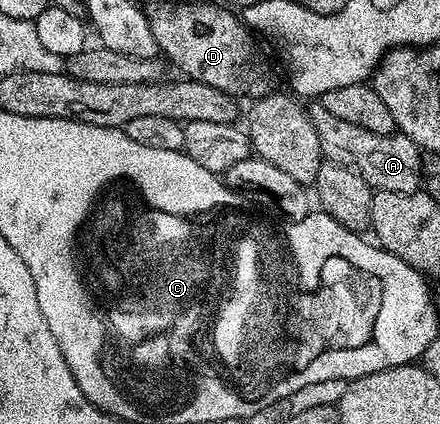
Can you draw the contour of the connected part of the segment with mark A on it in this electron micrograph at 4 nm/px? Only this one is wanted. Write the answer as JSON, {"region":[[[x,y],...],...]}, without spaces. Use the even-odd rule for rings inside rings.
{"region":[[[318,101],[310,104],[309,114],[326,162],[356,171],[375,191],[413,193],[423,187],[424,152],[408,135],[369,133],[369,129],[361,129],[361,125],[352,125],[350,121],[329,113],[329,109],[325,109]]]}

